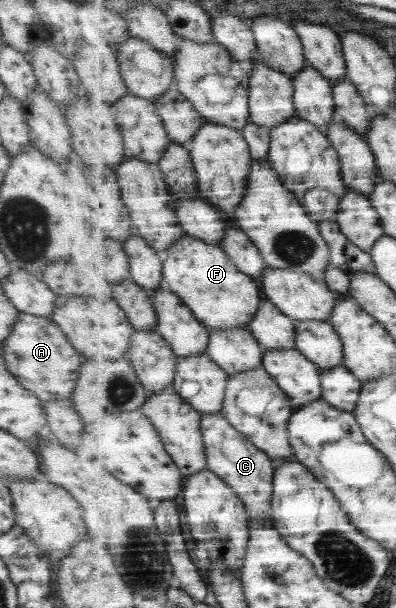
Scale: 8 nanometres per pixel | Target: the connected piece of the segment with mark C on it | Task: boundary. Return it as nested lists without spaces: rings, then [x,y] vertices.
[[[221,412],[204,414],[203,433],[207,446],[208,466],[222,478],[226,479],[239,497],[246,502],[251,518],[266,518],[273,510],[275,497],[276,464],[274,459],[256,443],[248,440]]]

